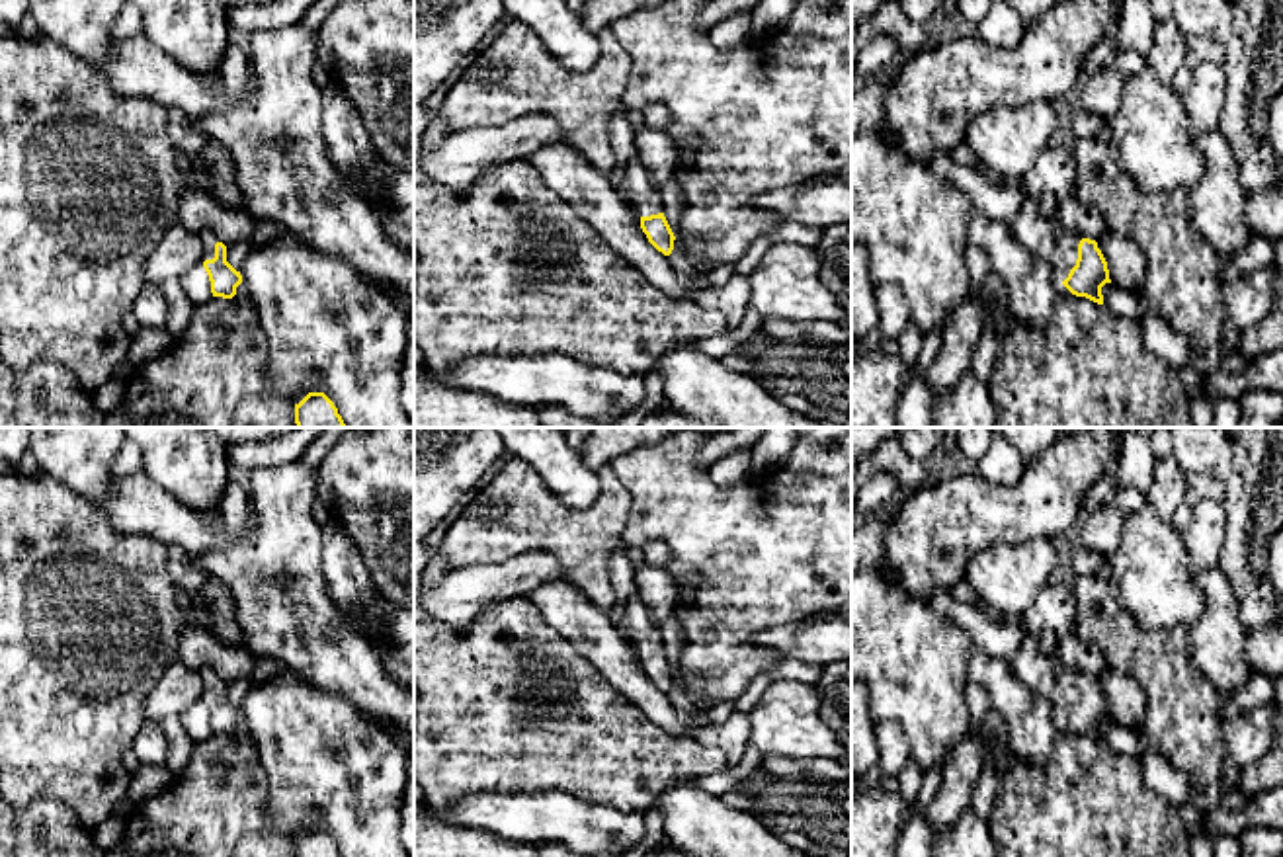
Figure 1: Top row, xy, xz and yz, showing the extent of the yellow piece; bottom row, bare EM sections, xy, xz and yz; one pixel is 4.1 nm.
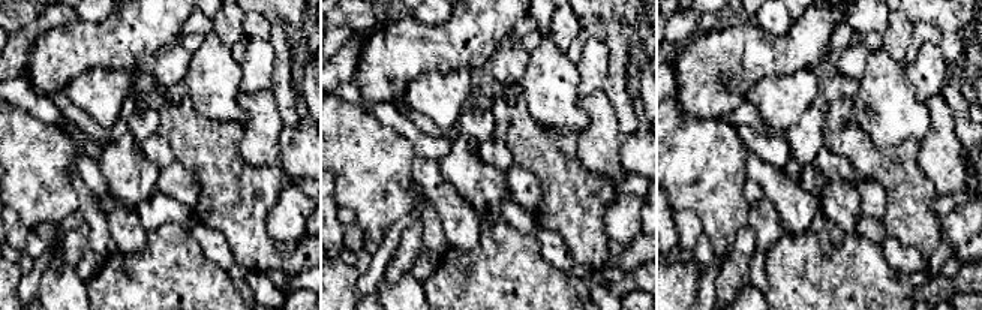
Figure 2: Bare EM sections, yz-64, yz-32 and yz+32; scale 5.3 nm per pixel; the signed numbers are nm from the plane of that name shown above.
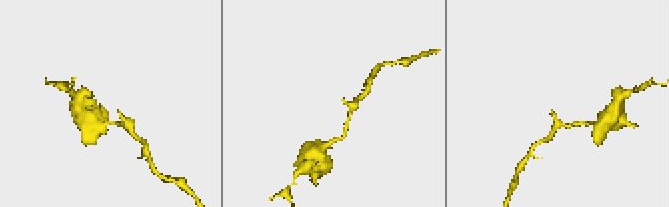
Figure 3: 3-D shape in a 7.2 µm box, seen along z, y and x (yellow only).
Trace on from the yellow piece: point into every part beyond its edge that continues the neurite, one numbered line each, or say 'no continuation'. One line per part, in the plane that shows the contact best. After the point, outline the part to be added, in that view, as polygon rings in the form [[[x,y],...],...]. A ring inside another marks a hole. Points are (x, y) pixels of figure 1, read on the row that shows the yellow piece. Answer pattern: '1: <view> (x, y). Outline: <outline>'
1: yz (1043, 237). Outline: [[[1035,197],[1023,199],[1010,230],[1025,250],[1047,262],[1060,281],[1076,265],[1082,236],[1066,230],[1056,217],[1043,215]]]

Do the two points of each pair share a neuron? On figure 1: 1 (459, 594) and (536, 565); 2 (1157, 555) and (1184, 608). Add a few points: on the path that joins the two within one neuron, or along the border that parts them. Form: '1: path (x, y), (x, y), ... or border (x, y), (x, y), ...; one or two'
1: path (479, 584), (516, 576); one
2: path (1157, 569), (1157, 580), (1170, 594); one

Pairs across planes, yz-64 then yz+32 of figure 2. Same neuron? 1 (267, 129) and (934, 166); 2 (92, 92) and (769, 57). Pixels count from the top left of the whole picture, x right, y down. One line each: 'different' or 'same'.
1: same
2: different

